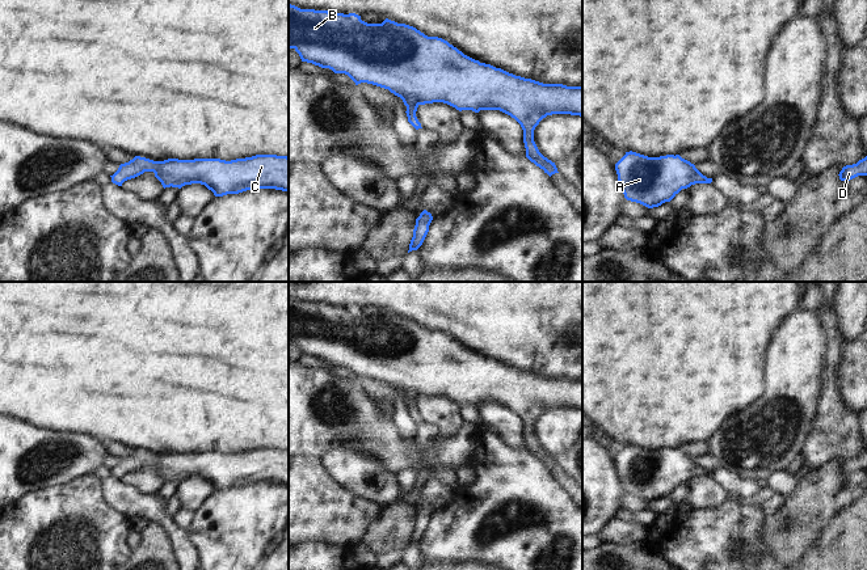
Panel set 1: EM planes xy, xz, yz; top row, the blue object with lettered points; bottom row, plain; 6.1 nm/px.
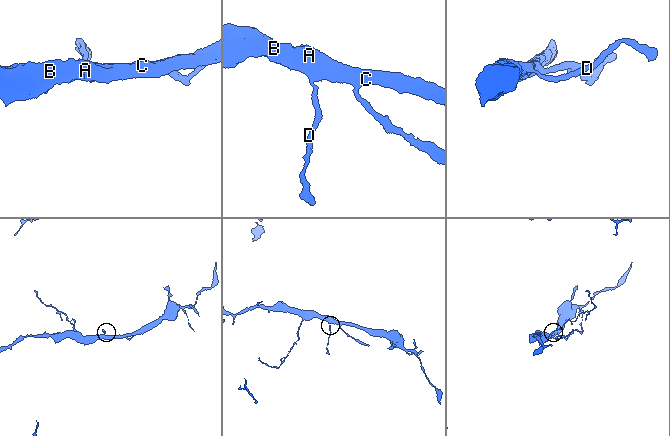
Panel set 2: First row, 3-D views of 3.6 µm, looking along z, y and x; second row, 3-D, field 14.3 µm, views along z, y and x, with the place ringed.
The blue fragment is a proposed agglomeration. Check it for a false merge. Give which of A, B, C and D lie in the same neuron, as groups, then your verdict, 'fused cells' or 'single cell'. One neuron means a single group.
A B C D; single cell

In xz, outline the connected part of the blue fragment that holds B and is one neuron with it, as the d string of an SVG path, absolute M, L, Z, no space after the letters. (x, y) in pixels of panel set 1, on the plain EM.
M289 297L289 342L294 342L302 355L348 368L355 379L367 376L388 383L403 393L408 415L416 423L422 422L416 410L417 401L425 397L443 396L459 405L500 404L521 418L526 451L550 470L559 465L555 456L539 446L534 435L535 421L552 408L582 410L582 380L543 377L515 370L464 349L442 332L428 330L388 312L382 317L367 317L355 307L300 303Z

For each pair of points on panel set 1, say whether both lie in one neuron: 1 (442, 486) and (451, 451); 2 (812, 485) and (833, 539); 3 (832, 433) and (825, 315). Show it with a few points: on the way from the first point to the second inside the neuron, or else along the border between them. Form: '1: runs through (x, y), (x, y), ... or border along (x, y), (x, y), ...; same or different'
1: border along (455, 469), (441, 468), (429, 476); different
2: border along (836, 511), (832, 520), (808, 548); different
3: runs through (830, 404), (833, 343); same

